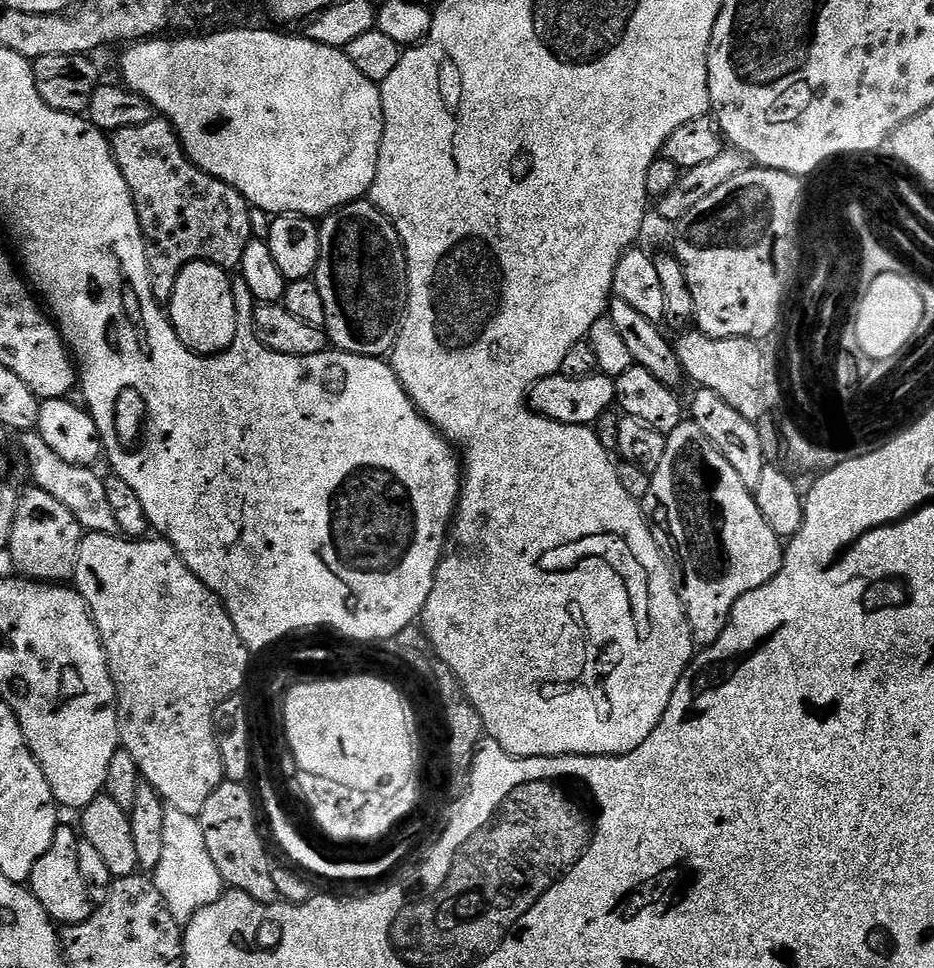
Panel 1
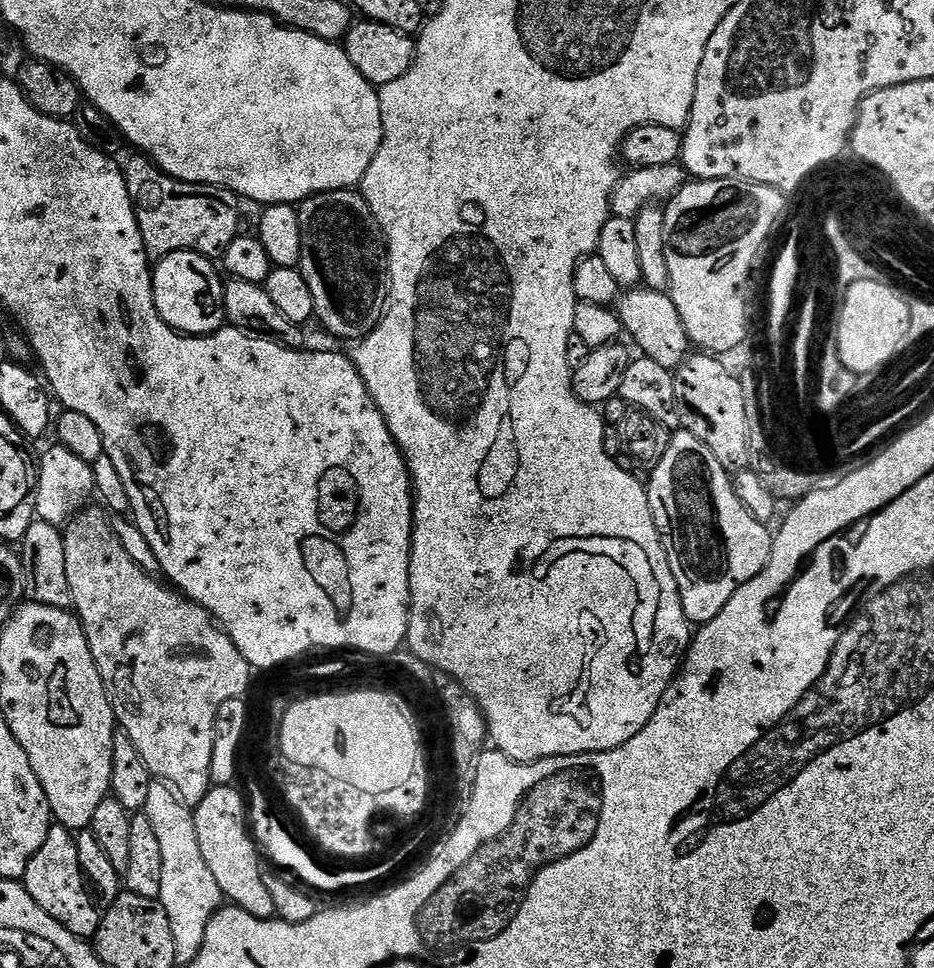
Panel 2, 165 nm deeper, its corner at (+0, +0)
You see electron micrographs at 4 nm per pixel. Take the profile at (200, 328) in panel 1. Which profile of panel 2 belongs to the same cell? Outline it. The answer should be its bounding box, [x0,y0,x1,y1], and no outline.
[152,252,225,336]

